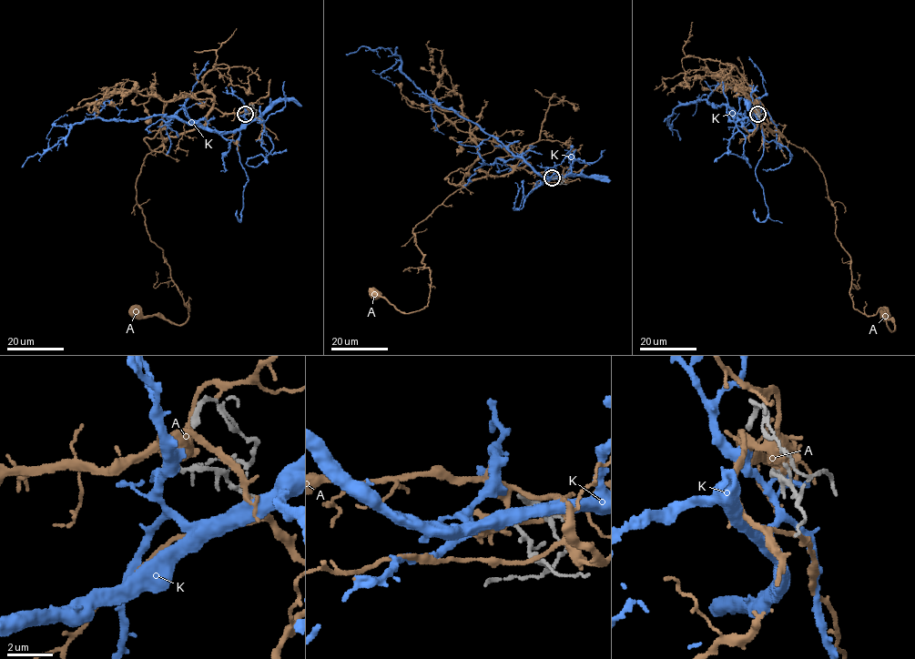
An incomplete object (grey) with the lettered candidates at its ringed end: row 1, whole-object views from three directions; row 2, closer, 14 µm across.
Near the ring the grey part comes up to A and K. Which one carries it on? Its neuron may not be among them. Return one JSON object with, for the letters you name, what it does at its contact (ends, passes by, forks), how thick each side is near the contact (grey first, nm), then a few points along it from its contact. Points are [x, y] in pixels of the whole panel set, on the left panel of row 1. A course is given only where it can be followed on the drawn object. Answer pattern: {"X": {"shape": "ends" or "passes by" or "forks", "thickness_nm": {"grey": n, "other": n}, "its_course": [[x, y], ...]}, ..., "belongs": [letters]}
{"K": {"shape": "ends", "thickness_nm": {"grey": 180, "other": 340}, "its_course": [[245, 113], [247, 123], [218, 133], [162, 116], [132, 120], [85, 118], [41, 155], [28, 157], [21, 167]]}, "belongs": ["K"]}

